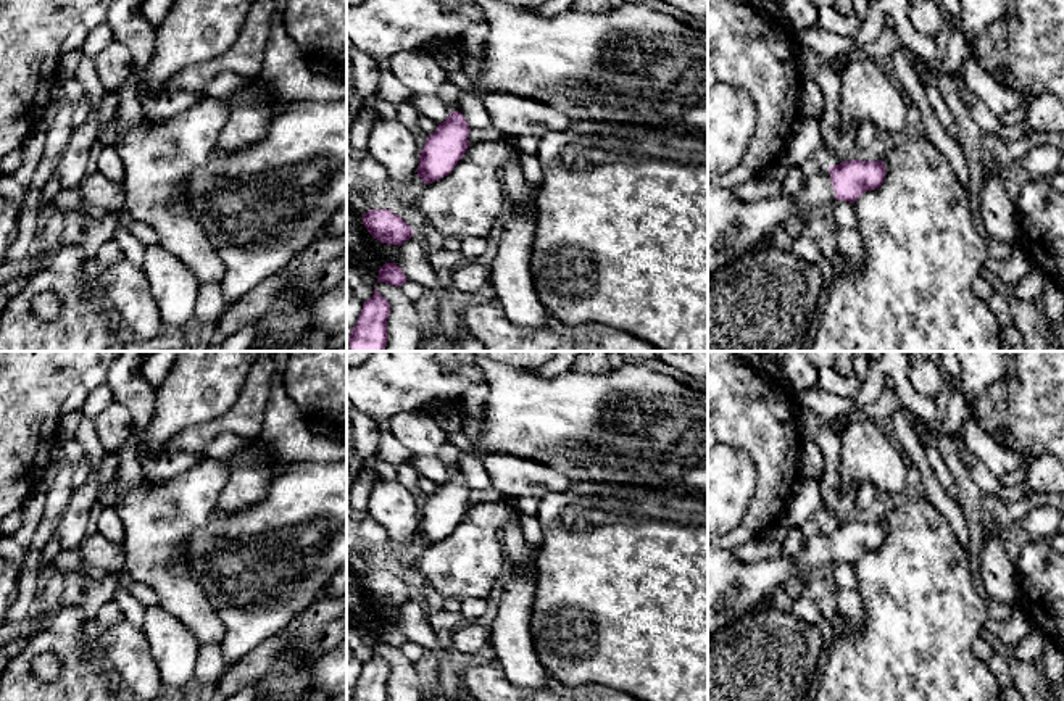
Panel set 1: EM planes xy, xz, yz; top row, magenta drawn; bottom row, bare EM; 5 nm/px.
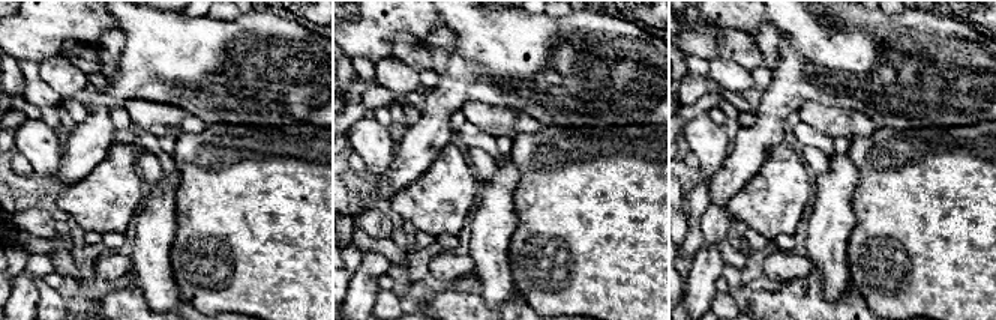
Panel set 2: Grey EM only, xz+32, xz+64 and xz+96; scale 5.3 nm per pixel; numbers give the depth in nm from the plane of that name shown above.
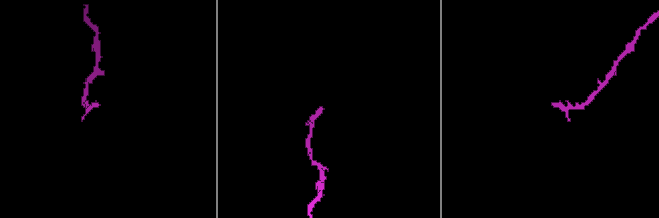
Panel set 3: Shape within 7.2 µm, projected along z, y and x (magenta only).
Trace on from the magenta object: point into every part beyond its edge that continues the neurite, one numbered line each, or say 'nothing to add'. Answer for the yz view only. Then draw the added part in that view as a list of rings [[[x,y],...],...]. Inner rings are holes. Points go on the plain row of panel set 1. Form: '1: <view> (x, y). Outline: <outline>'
1: yz (735, 589). Outline: [[[829,530],[806,540],[796,558],[772,556],[750,564],[708,541],[708,635],[766,604],[767,591],[783,588],[788,580],[804,585],[833,562]]]

